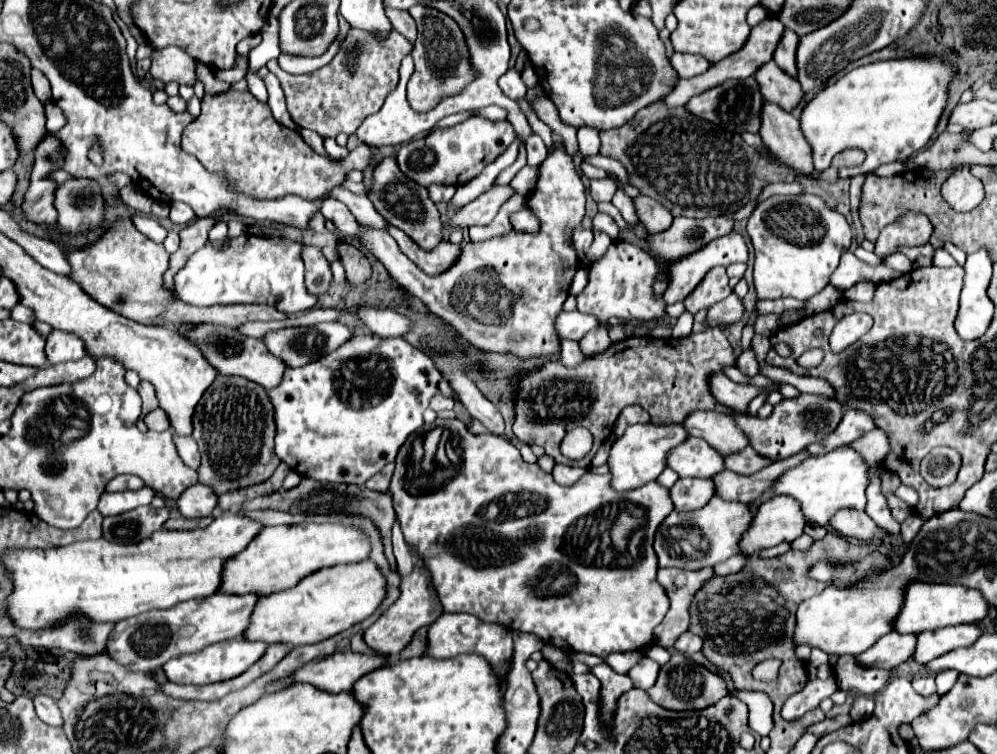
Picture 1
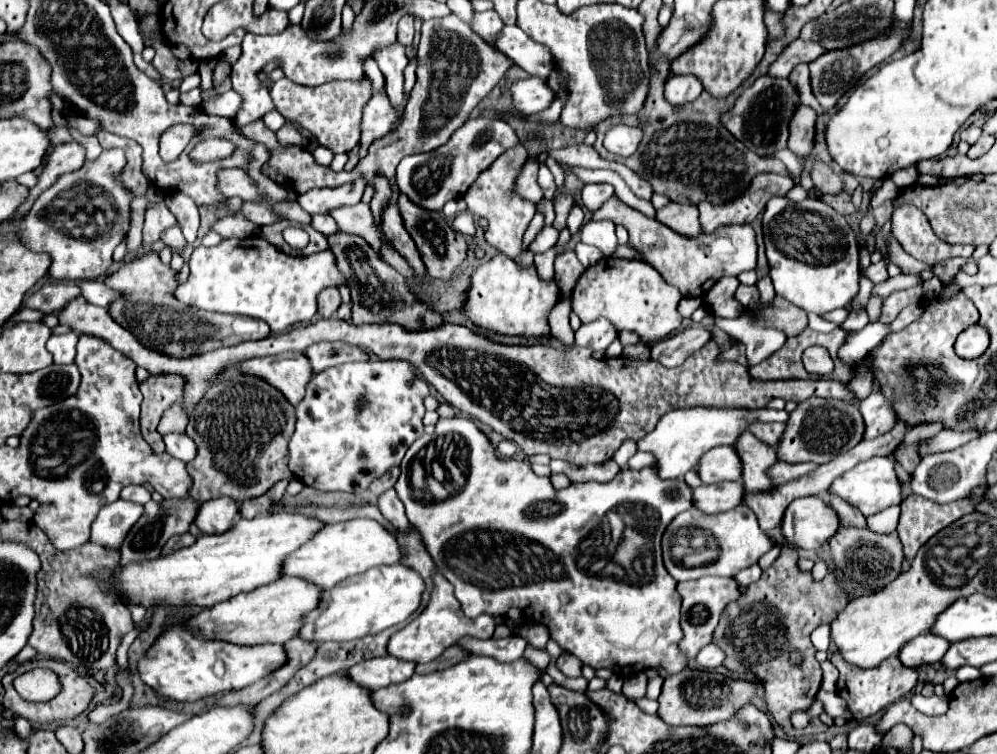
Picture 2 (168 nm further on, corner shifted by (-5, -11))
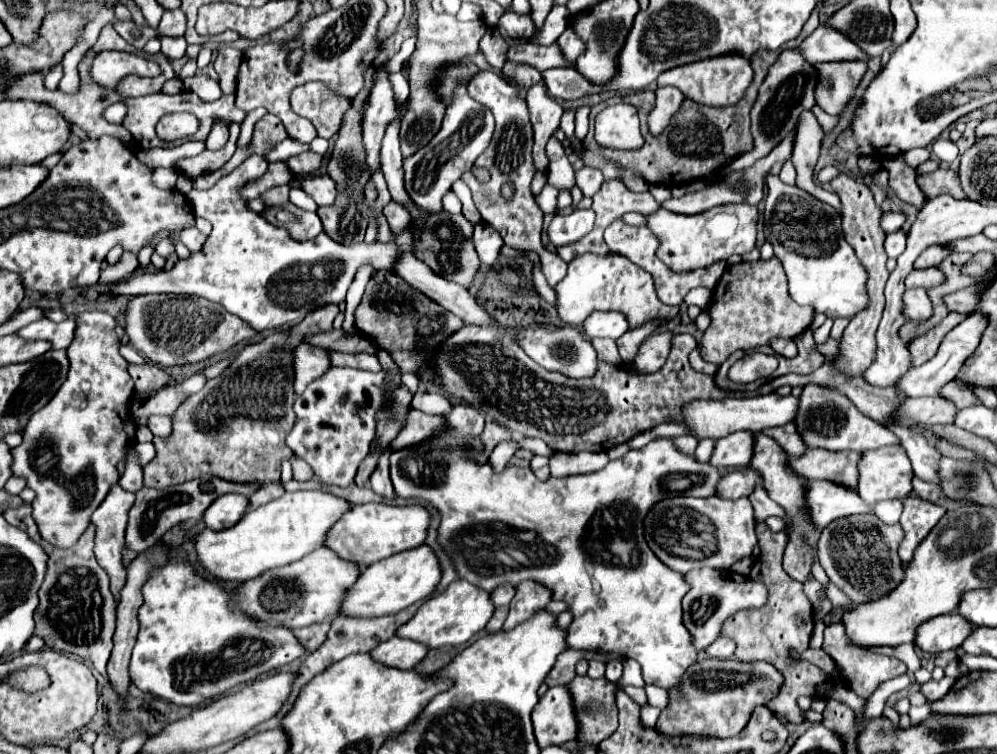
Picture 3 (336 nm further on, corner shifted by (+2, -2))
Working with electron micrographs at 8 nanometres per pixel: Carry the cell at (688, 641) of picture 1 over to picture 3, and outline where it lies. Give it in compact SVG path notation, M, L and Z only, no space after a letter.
M720 636L720 638L714 640L704 652L706 652L710 658L732 658L732 656L734 656L734 648L736 648L736 644L734 644L730 638Z

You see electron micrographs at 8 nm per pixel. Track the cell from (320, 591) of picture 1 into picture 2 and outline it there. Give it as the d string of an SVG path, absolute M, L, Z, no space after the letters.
M387 565L369 569L357 577L349 577L325 591L321 605L307 613L305 625L299 633L305 641L351 641L365 637L369 633L379 633L387 627L403 623L421 603L421 595L425 591L425 581L421 575L407 565Z

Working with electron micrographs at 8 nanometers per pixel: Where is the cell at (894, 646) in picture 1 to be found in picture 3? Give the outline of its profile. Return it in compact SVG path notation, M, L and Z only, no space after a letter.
M942 614L932 620L922 622L916 628L916 638L914 644L924 650L924 652L942 652L942 650L952 650L962 644L962 640L968 636L972 630L970 622L964 620L958 614Z

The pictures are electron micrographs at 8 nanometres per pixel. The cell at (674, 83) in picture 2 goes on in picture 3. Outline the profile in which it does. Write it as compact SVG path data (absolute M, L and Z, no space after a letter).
M674 86L656 88L656 106L648 116L648 126L652 134L658 134L666 128L666 124L670 122L670 118L674 116L682 100L684 100L684 94Z

